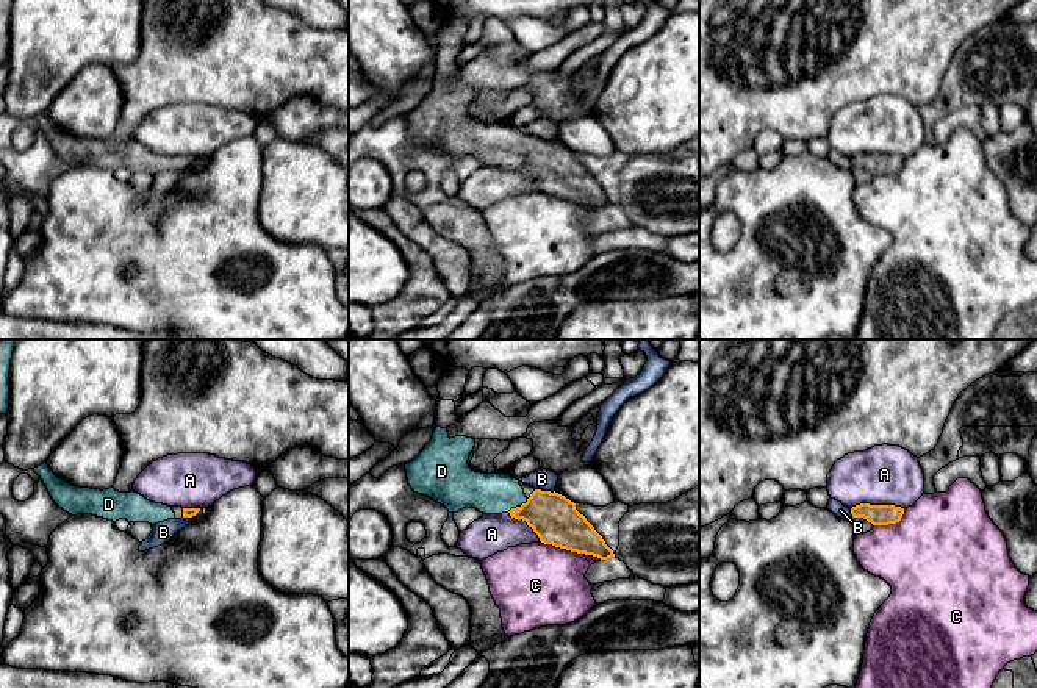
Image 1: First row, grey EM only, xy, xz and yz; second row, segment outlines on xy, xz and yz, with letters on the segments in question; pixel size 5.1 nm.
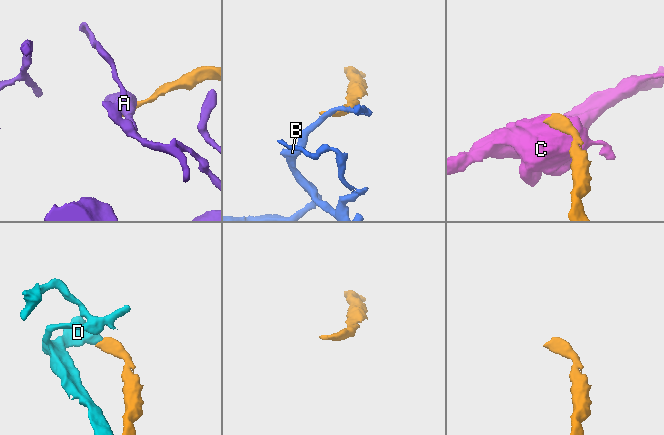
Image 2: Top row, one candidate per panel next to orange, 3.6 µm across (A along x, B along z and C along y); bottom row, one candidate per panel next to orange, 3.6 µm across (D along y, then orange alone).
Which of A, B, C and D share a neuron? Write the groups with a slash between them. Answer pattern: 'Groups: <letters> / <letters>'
Groups: A / B / C / D

